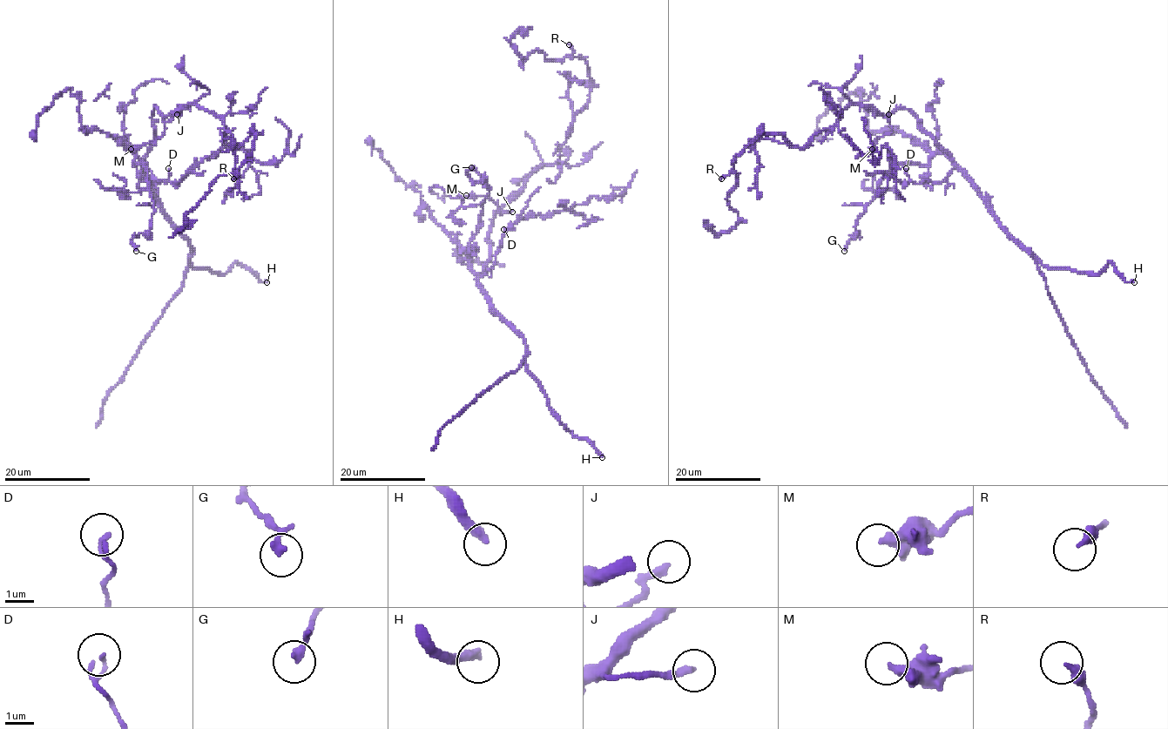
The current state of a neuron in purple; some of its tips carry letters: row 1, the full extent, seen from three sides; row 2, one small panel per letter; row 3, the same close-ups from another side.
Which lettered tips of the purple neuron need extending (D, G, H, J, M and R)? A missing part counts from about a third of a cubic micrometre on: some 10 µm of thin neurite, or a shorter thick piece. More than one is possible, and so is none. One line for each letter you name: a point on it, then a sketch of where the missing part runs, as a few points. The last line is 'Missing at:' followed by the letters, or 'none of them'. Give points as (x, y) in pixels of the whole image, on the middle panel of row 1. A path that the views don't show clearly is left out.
H: Place: (602, 457)
J: Place: (512, 212). Course of what is missing: (512, 212), (523, 203), (531, 201), (555, 190), (569, 178)
Missing at: H, J

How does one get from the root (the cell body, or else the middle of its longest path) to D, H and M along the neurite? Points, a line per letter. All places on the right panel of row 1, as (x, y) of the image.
D: (915, 118), (948, 154), (953, 168), (941, 182), (924, 180), (918, 183), (910, 180), (906, 168)
H: (915, 118), (948, 154), (989, 212), (1043, 265), (1097, 274), (1110, 263), (1126, 281), (1134, 282)
M: (915, 118), (908, 110), (898, 107), (889, 117), (892, 130), (881, 136), (872, 149)

